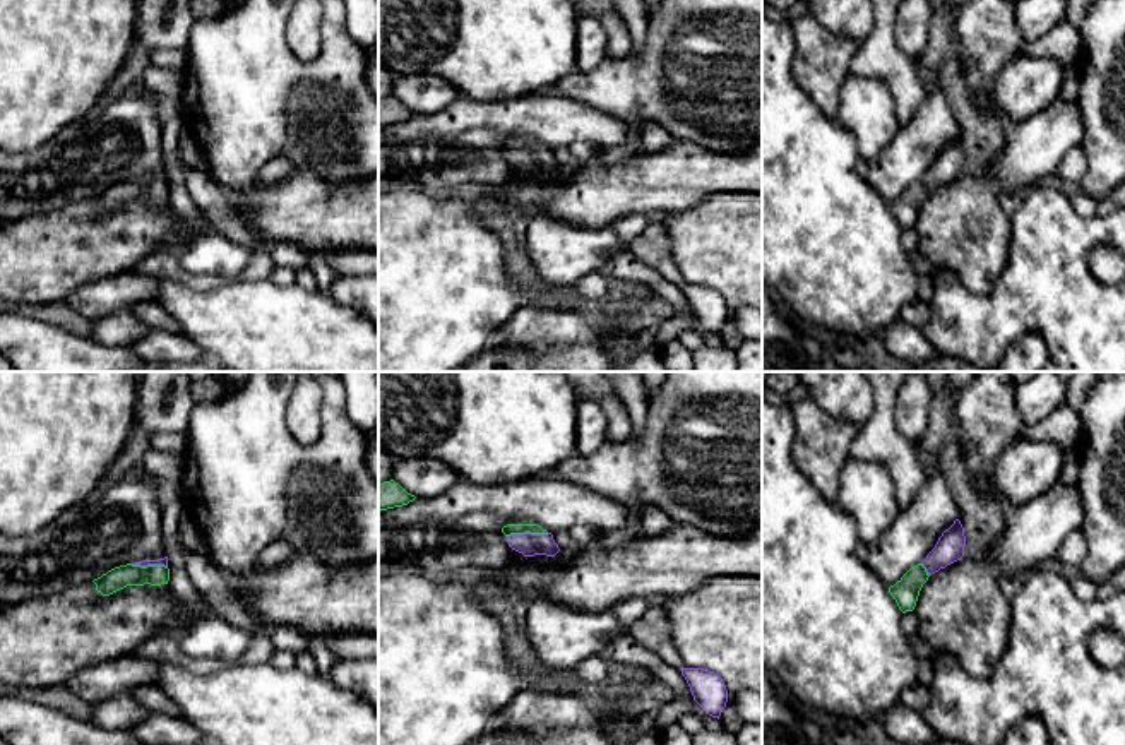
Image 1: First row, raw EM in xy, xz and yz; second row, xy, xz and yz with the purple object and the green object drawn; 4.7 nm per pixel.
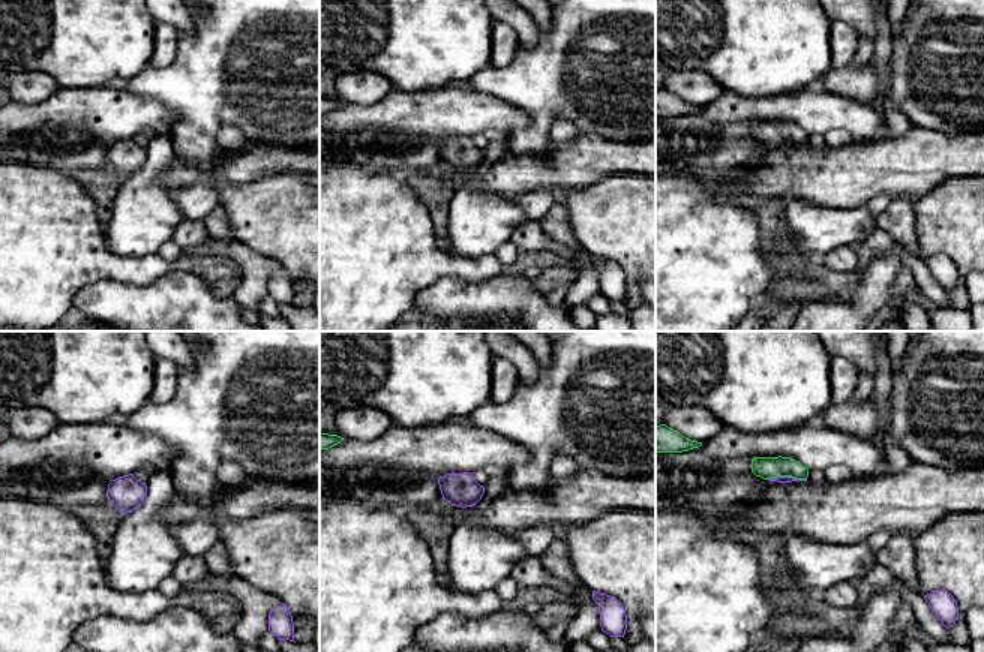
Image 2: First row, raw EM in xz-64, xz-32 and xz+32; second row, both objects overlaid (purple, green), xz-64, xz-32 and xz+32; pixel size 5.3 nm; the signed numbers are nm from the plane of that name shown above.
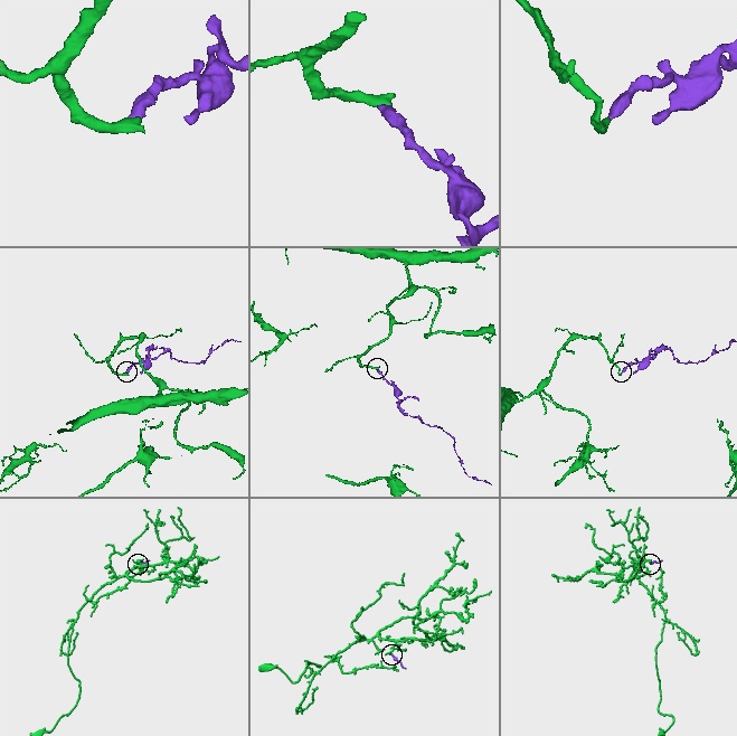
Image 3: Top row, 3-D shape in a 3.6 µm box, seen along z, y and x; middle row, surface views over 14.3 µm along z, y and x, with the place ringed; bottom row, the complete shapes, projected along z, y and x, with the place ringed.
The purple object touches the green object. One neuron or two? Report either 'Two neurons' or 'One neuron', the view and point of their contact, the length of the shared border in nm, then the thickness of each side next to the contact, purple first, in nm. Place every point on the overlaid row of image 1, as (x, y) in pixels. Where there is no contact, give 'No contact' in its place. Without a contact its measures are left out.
One neuron. Touches purple at xz (528, 533). Shared border 200 nm. Thickness 110 nm (purple) against 50 nm

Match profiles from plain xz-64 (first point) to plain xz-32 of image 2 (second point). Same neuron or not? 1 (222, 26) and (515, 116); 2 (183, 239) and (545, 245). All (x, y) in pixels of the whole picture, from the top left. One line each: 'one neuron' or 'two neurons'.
1: two neurons
2: one neuron

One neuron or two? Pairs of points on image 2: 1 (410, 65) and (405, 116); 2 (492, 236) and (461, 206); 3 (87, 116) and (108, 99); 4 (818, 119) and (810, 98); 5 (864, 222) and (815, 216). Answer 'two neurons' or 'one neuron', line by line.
1: two neurons
2: one neuron
3: one neuron
4: one neuron
5: one neuron

